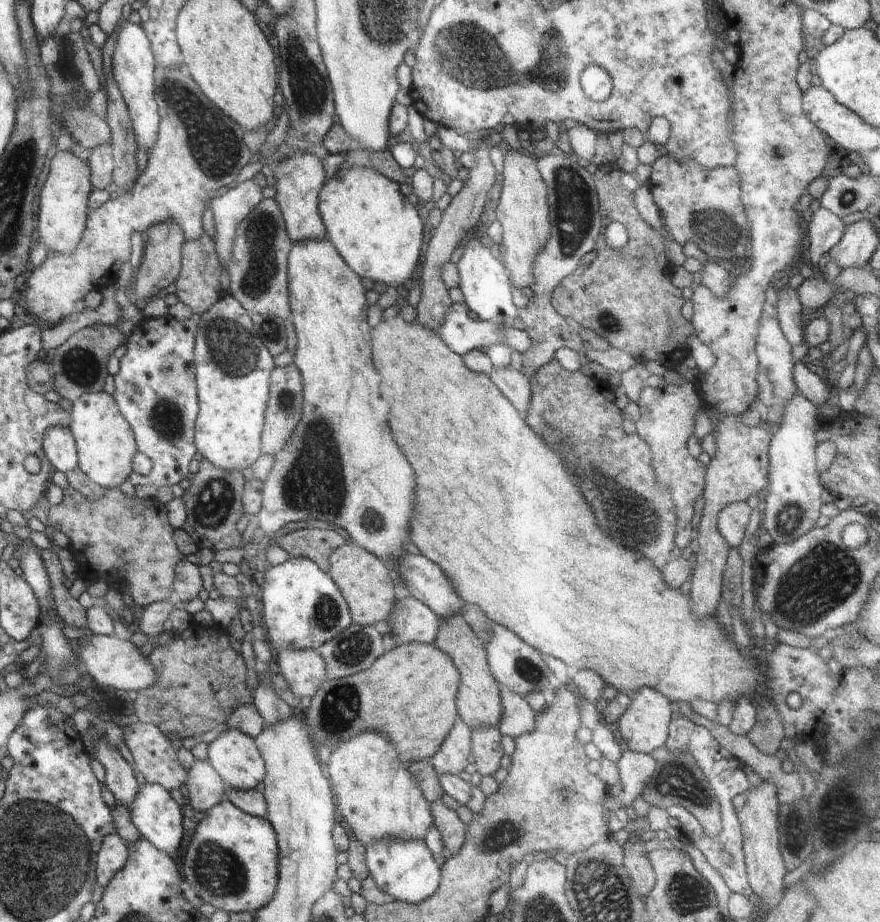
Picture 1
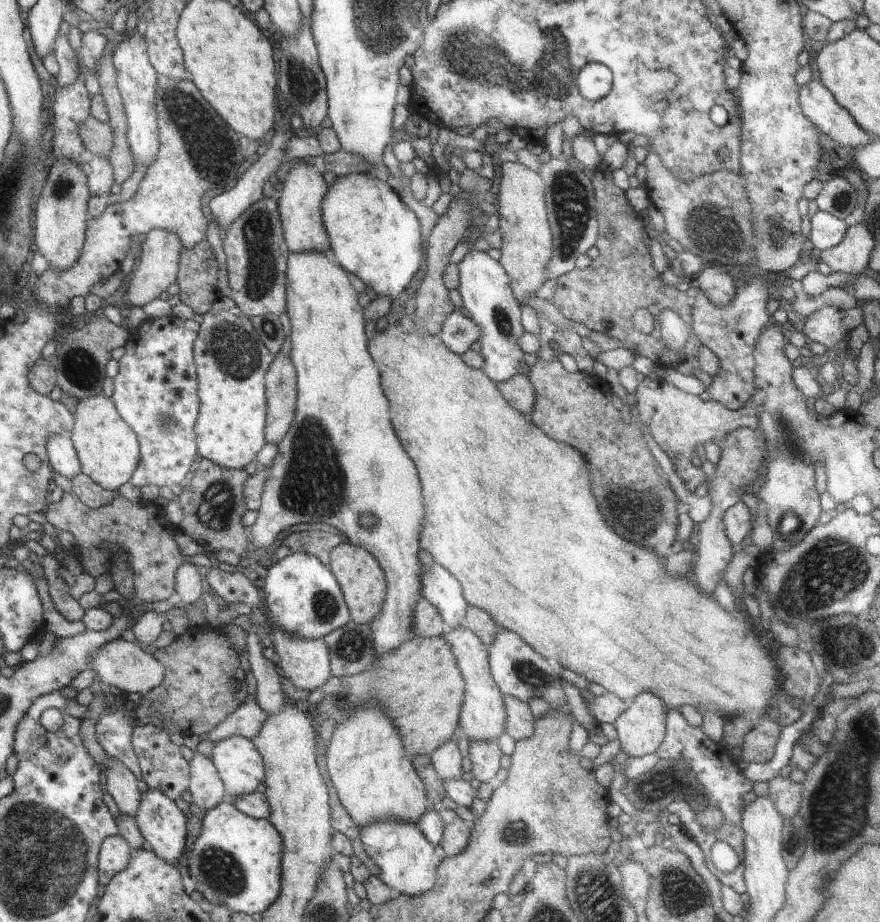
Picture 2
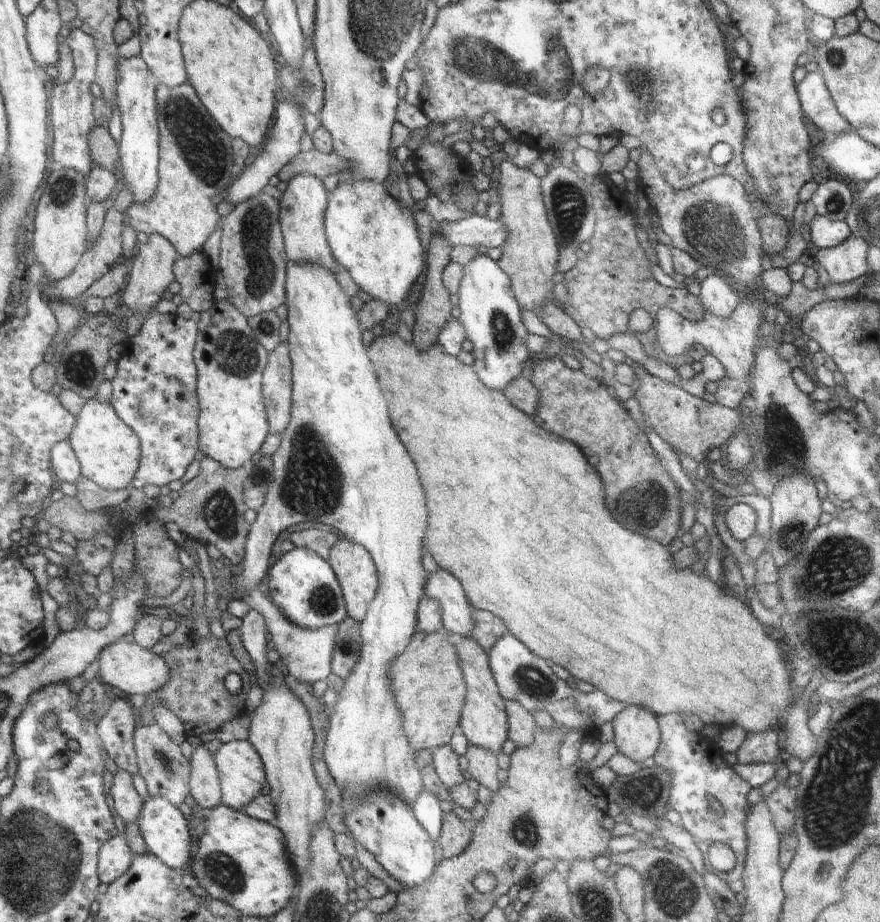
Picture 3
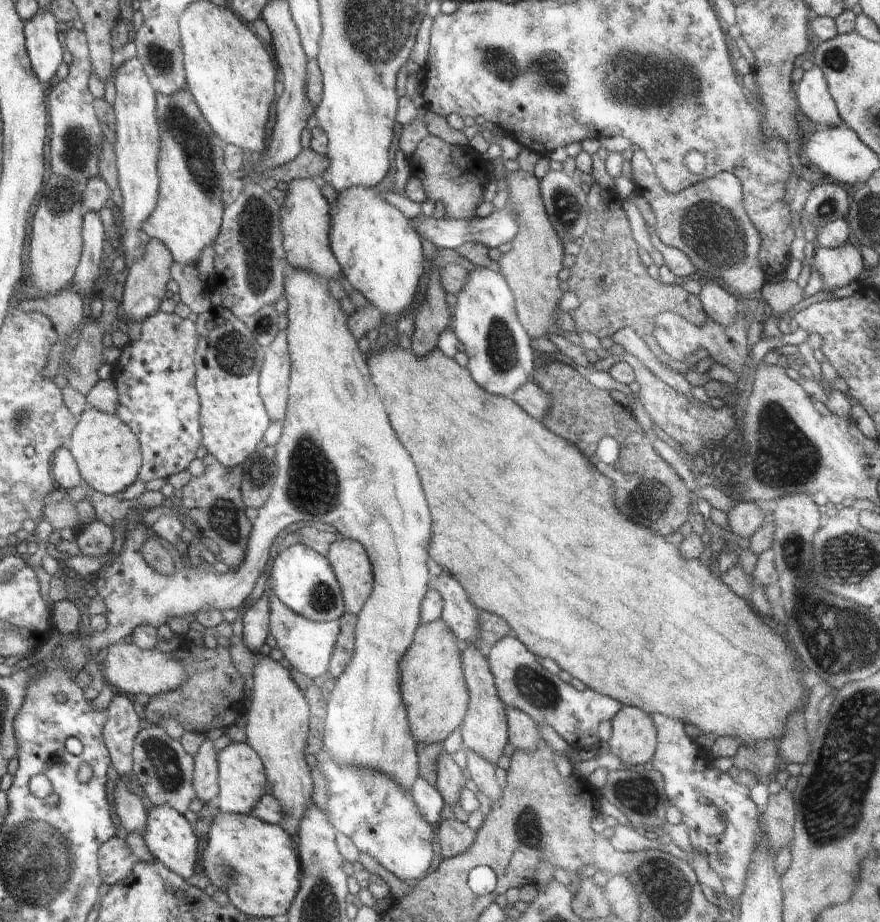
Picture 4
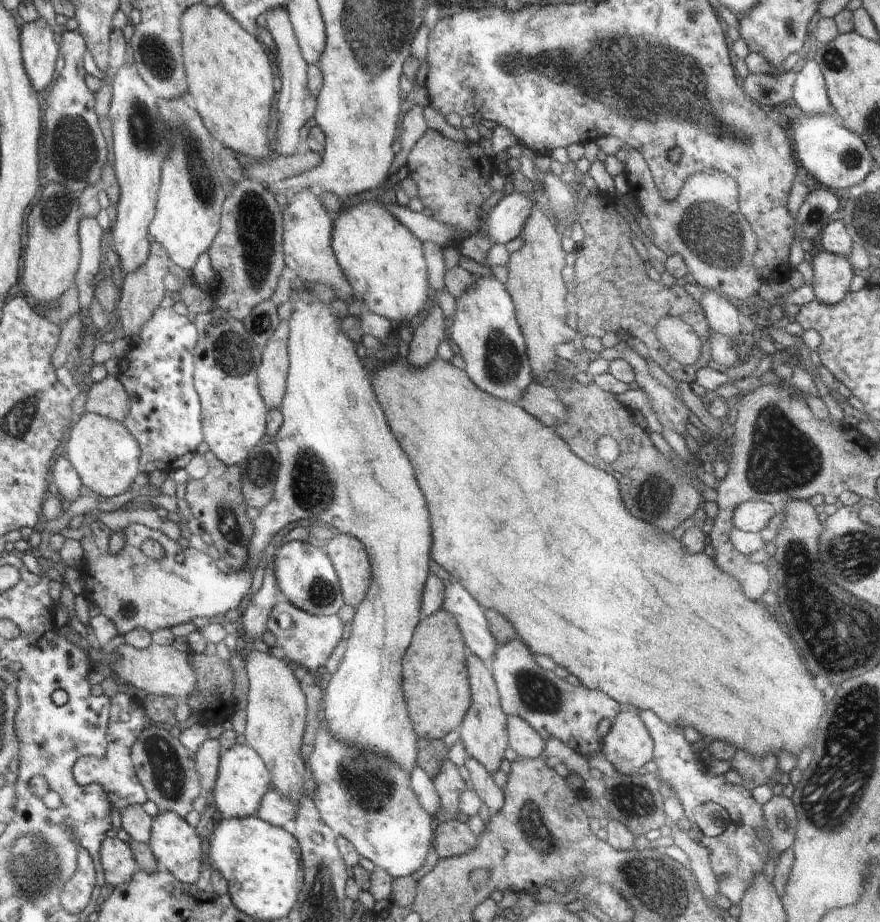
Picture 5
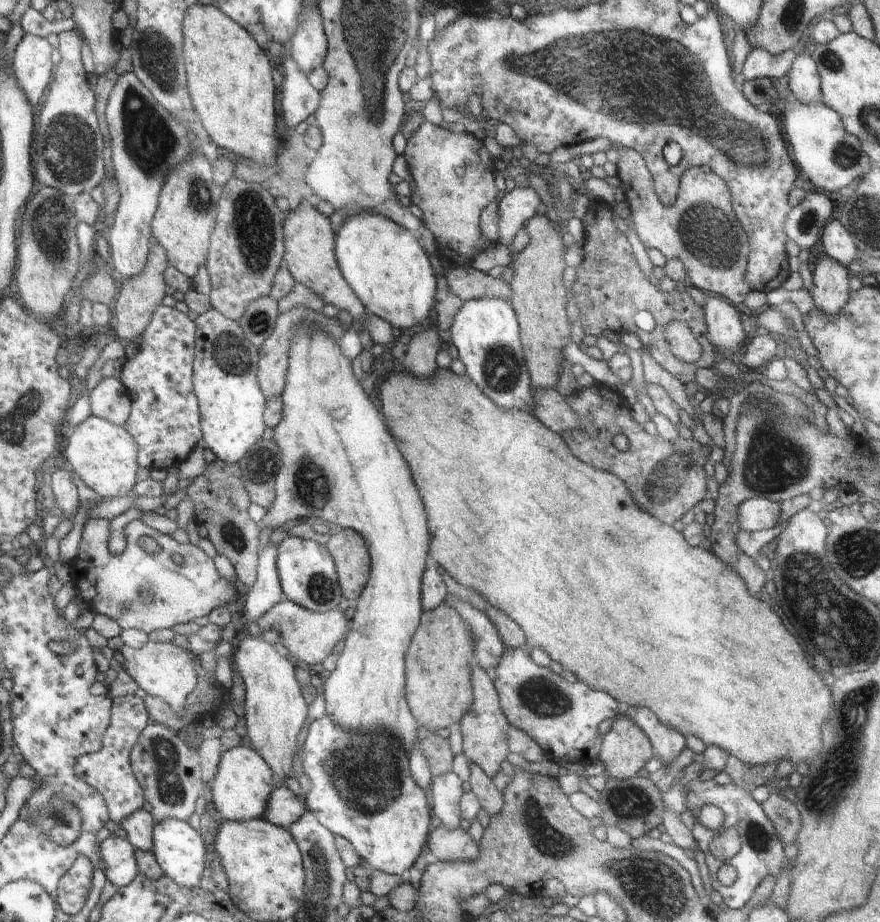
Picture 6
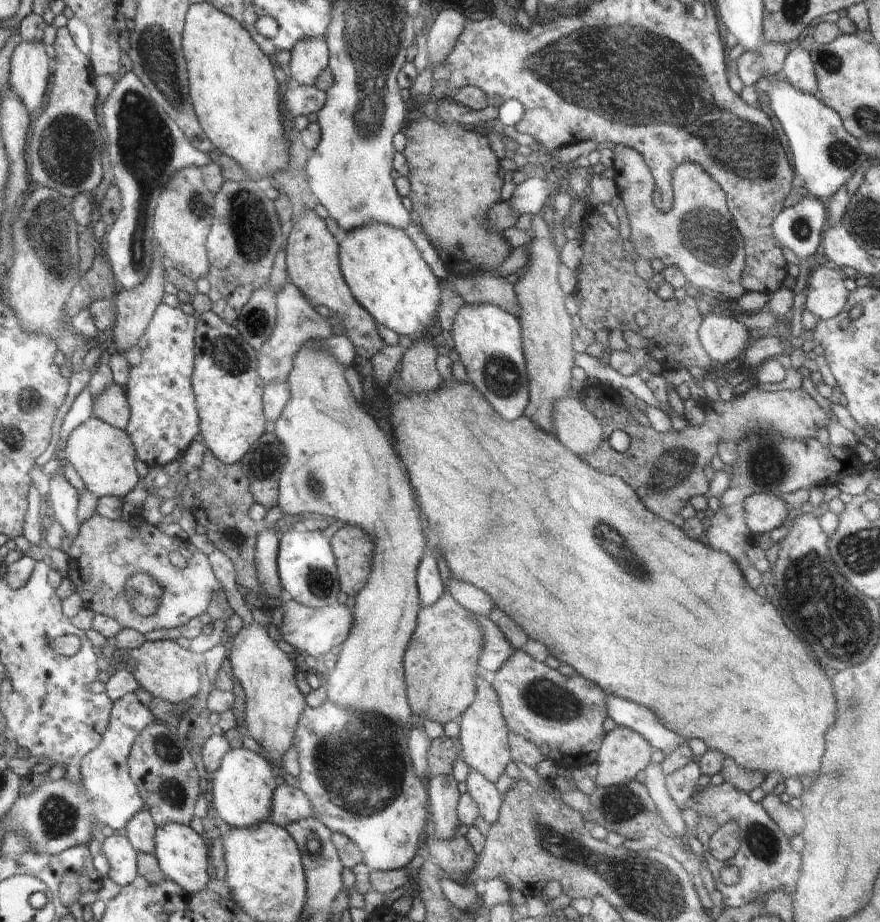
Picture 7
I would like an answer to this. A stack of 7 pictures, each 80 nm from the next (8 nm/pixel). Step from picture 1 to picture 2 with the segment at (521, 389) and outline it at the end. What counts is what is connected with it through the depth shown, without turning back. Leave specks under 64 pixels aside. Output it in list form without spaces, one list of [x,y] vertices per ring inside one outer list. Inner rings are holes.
[[[516,373],[512,378],[500,381],[497,386],[512,406],[520,410],[520,414],[529,414],[534,408],[536,393],[530,379],[526,375]]]

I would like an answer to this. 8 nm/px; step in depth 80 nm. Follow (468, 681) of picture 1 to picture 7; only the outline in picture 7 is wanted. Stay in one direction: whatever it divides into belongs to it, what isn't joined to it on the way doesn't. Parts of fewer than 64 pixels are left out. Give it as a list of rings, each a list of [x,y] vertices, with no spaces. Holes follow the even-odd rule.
[[[486,679],[476,680],[476,706],[464,714],[464,718],[458,718],[460,722],[459,740],[462,746],[460,758],[470,769],[480,772],[486,780],[495,783],[500,774],[504,772],[504,766],[510,762],[508,752],[508,728],[506,719],[503,717],[502,706],[495,687]]]

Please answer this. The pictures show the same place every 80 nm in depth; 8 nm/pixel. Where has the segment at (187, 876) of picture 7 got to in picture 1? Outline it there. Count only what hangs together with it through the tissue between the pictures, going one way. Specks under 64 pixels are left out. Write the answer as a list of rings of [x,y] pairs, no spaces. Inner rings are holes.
[[[146,783],[139,786],[136,798],[129,808],[131,819],[142,837],[148,839],[161,851],[176,855],[178,846],[182,842],[184,826],[182,826],[182,812],[180,806],[172,800],[172,796],[158,783]]]

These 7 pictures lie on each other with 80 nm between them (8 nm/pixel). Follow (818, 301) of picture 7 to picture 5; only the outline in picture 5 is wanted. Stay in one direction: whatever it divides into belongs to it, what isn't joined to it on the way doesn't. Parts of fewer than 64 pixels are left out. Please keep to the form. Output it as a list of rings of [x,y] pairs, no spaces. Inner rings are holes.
[[[816,250],[811,263],[815,298],[831,305],[844,300],[850,280],[854,276],[852,264],[844,255],[832,251]]]

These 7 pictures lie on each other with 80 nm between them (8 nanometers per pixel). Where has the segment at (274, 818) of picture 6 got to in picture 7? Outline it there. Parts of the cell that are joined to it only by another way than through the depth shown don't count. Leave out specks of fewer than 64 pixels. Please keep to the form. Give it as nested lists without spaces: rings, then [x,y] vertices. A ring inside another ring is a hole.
[[[282,782],[275,790],[274,800],[271,802],[271,814],[267,820],[285,827],[287,824],[314,816],[314,807],[304,791]]]

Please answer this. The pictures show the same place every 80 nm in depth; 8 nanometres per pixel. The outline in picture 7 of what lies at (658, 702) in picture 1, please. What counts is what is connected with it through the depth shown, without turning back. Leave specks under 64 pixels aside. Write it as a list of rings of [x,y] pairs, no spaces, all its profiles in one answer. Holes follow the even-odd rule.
[[[617,726],[603,738],[596,757],[596,788],[616,787],[641,778],[654,752],[651,743],[635,730]]]

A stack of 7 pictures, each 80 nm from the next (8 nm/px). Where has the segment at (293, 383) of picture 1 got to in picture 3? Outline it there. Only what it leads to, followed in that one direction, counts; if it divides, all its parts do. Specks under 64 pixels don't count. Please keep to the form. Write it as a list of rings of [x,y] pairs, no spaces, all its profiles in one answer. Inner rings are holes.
[[[286,343],[268,353],[268,364],[264,370],[263,397],[266,399],[267,418],[272,432],[280,434],[290,422],[292,406],[292,367]],[[272,360],[272,366],[270,366]]]

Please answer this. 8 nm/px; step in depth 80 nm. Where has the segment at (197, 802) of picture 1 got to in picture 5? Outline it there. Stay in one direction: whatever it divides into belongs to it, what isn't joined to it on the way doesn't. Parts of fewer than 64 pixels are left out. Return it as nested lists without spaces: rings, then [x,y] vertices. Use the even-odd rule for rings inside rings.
[[[208,737],[196,753],[199,784],[204,791],[213,792],[218,782],[219,762],[222,760],[220,748],[219,740]]]

